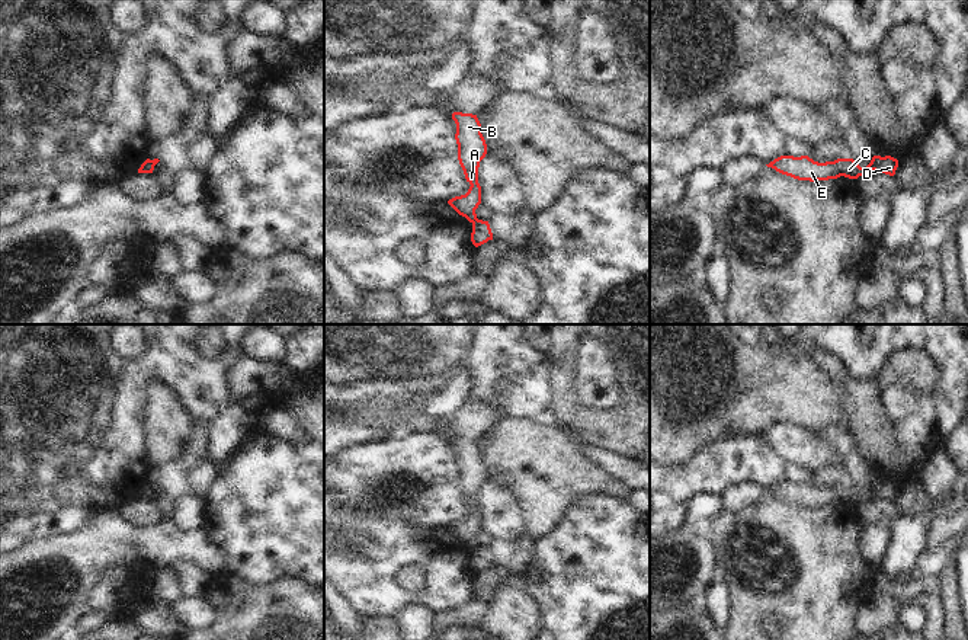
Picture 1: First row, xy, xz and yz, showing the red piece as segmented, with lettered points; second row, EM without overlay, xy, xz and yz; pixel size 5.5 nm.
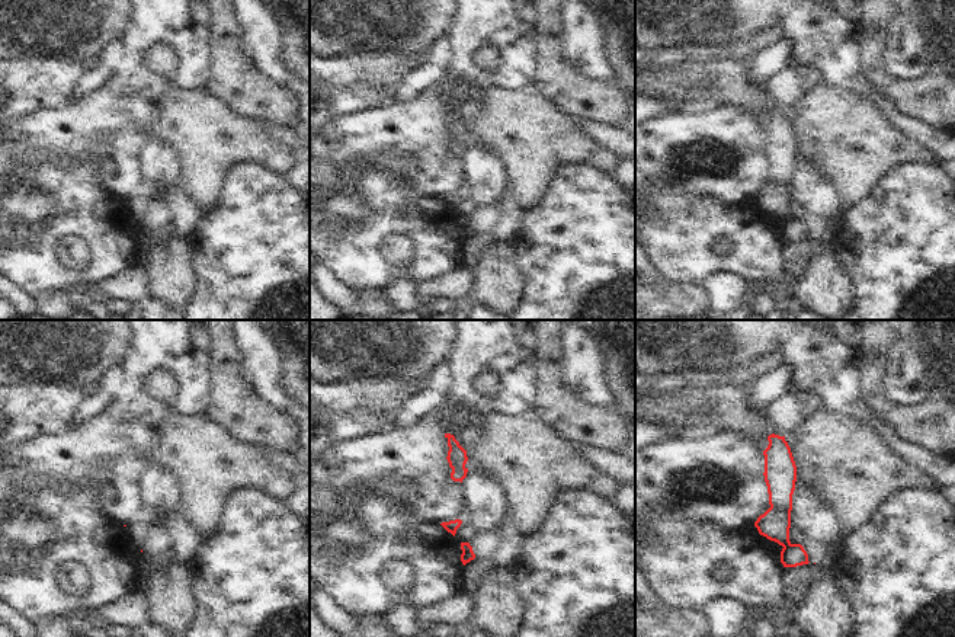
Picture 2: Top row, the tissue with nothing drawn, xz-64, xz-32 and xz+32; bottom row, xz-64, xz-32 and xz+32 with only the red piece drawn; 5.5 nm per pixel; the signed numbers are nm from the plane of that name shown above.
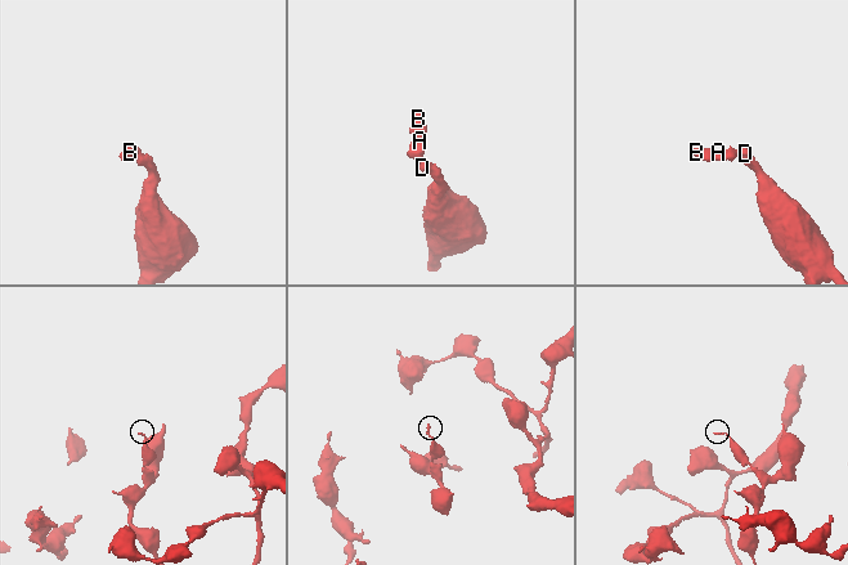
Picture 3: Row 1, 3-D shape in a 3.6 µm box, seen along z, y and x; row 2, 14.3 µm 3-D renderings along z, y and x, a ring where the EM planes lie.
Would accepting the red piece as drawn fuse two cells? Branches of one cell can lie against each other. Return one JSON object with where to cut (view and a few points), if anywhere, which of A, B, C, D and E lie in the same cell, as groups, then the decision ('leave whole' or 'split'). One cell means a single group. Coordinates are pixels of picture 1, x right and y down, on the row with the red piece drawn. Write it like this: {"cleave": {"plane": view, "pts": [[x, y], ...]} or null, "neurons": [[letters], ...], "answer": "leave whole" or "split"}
{"cleave": {"plane": "yz", "pts": [[869, 163], [874, 169]]}, "neurons": [["A", "B", "C", "E"], ["D"]], "answer": "split"}

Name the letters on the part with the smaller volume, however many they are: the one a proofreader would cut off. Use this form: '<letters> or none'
A, B, C, E

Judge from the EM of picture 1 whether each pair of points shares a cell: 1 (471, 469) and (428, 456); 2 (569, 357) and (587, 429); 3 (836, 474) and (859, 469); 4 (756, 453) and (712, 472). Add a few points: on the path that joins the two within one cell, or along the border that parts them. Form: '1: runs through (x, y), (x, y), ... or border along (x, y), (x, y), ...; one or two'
1: border along (449, 429), (454, 434), (457, 485), (462, 496); two
2: runs through (564, 374), (564, 403), (570, 412); one
3: border along (843, 467), (850, 483); two
4: runs through (746, 453), (737, 453), (723, 464); one

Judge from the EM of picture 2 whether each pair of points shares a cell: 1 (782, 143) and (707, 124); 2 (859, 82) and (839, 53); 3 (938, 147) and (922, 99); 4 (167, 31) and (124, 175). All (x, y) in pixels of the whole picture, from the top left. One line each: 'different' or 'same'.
1: different
2: different
3: different
4: same

